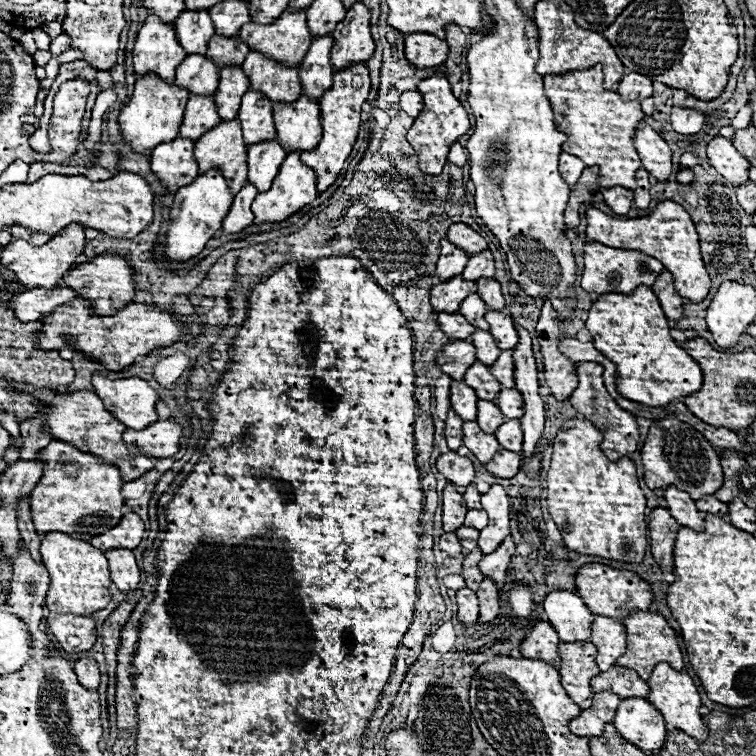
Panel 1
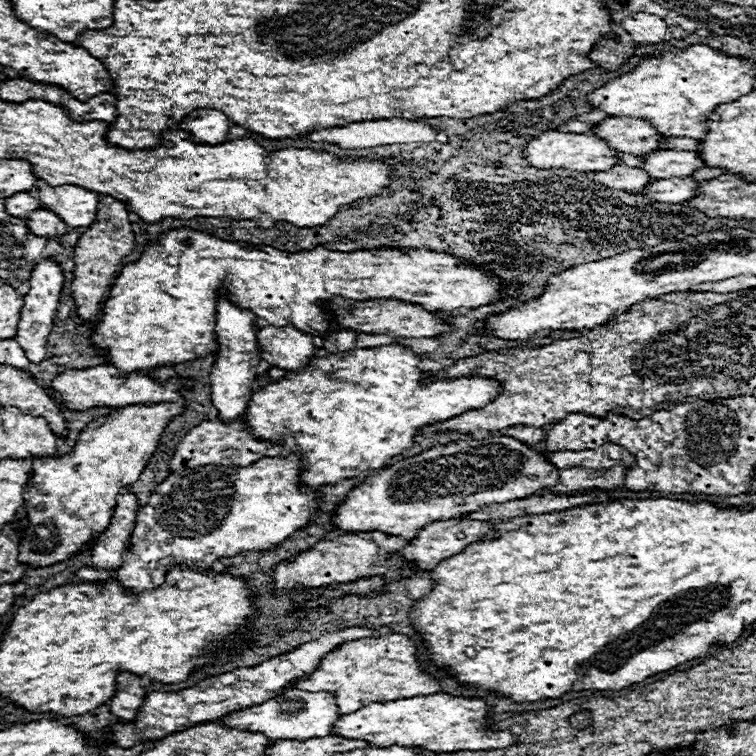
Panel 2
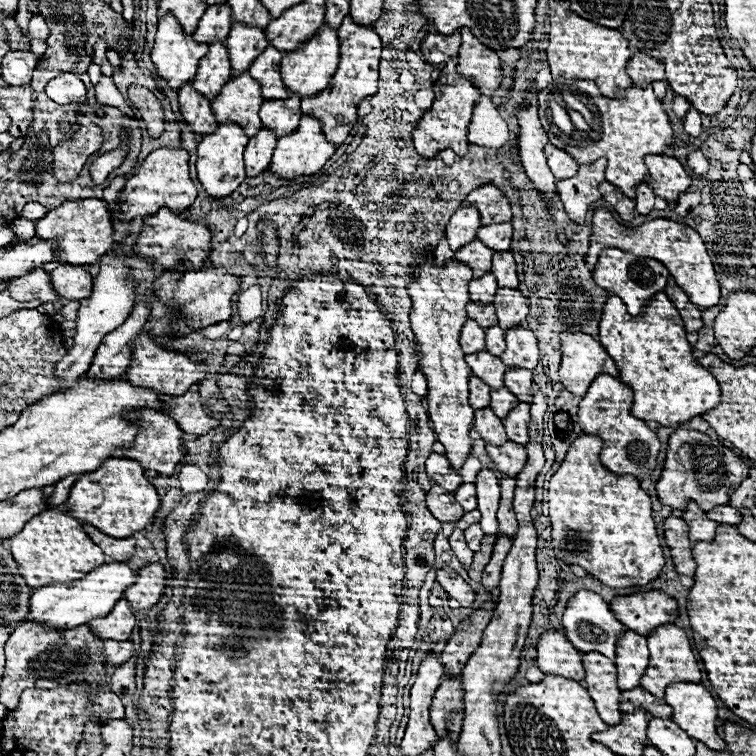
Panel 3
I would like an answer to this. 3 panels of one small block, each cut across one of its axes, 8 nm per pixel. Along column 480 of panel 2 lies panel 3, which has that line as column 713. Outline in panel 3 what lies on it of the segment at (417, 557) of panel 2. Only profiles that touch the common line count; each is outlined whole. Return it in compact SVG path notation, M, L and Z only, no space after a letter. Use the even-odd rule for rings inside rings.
M688 502L686 504L686 510L682 512L682 518L686 520L686 524L690 526L690 540L692 542L712 542L712 538L716 536L716 528L718 524L712 522L706 512L702 512L698 508L696 502Z

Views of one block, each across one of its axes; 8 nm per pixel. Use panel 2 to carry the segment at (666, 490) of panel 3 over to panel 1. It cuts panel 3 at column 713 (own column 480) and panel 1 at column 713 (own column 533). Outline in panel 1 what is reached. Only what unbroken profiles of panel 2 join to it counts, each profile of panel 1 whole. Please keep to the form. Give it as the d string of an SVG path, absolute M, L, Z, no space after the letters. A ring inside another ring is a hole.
M674 416L656 420L652 424L642 446L642 464L644 482L656 492L666 490L668 486L676 486L696 500L696 496L708 496L708 492L714 494L716 488L720 488L720 484L724 482L720 454L714 450L714 446L698 430L676 420Z

